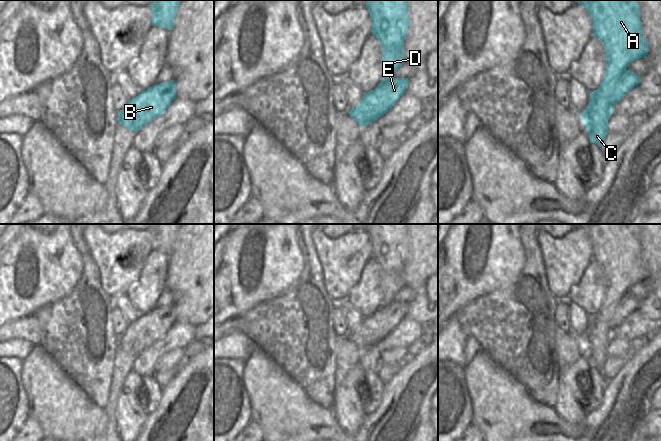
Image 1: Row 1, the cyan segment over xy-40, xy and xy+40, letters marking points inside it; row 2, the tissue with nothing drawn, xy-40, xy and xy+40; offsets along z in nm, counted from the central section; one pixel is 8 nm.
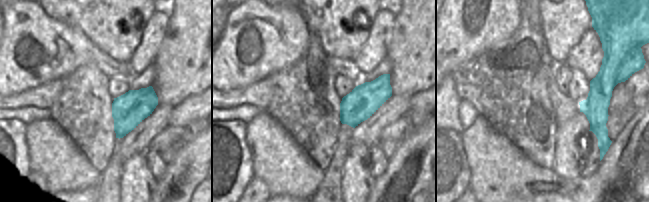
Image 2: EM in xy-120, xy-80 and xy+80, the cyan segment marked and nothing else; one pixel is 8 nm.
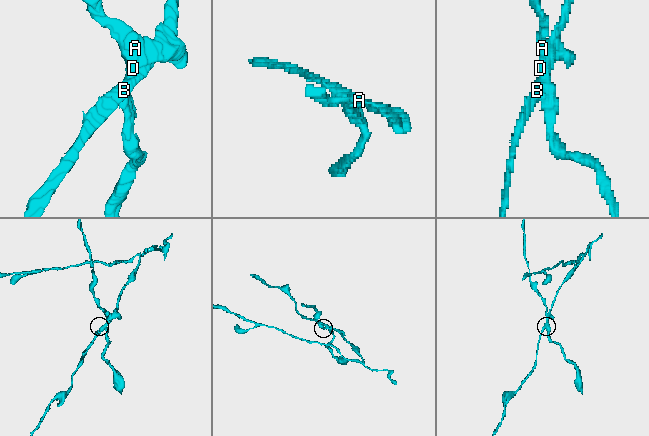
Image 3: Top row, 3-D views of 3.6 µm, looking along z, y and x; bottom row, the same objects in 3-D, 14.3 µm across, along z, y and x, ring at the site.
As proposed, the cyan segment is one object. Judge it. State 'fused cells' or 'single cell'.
fused cells

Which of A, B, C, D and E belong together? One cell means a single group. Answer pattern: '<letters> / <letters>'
A C D / B E

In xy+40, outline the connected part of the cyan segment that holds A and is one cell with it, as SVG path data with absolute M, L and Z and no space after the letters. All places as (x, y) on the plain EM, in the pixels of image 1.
M575 224L581 228L592 243L594 260L604 269L606 275L606 295L597 314L591 316L588 339L582 347L590 359L590 367L602 371L608 357L608 343L613 338L612 317L630 287L630 279L640 249L640 231L636 224Z

